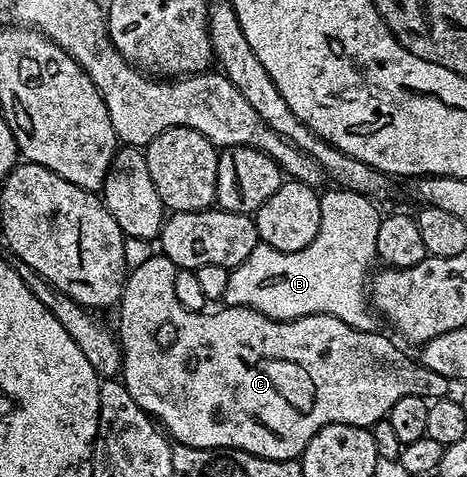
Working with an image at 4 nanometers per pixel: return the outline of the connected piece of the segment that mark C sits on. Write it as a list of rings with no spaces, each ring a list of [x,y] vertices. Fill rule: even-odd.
[[[154,252],[150,258],[145,258],[137,267],[128,271],[127,277],[121,287],[121,330],[119,326],[119,341],[121,343],[121,369],[123,381],[127,392],[131,392],[131,400],[139,404],[145,413],[152,416],[176,441],[182,446],[194,446],[197,450],[216,450],[218,448],[232,448],[246,450],[260,458],[275,458],[294,460],[300,459],[305,445],[323,428],[332,422],[342,422],[352,426],[364,426],[372,428],[388,415],[389,410],[399,400],[408,394],[420,394],[426,400],[441,398],[450,393],[450,379],[441,374],[431,372],[426,366],[413,362],[407,355],[395,350],[385,338],[376,338],[376,333],[368,330],[357,330],[354,326],[348,326],[343,320],[339,320],[330,314],[307,314],[302,318],[290,318],[282,320],[269,318],[266,314],[252,306],[226,305],[226,310],[217,310],[214,314],[200,310],[188,310],[175,300],[175,276],[177,270],[171,268],[169,257],[160,252]]]

